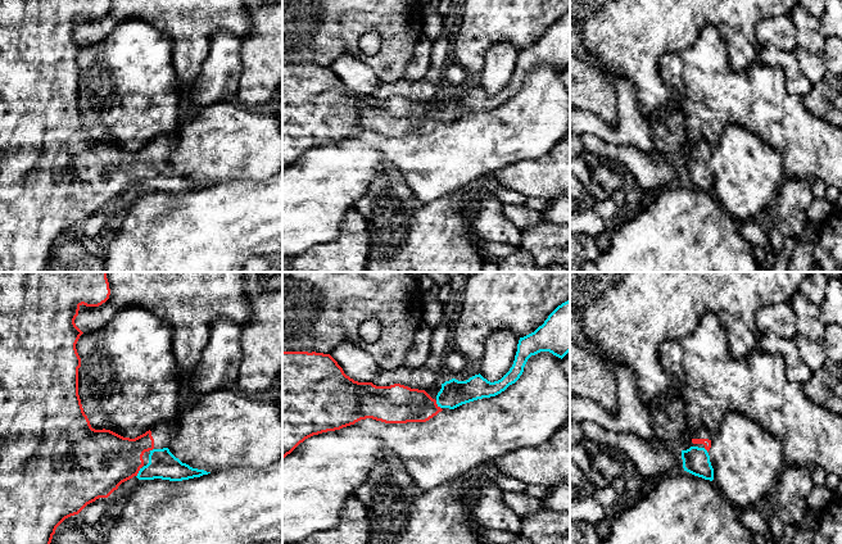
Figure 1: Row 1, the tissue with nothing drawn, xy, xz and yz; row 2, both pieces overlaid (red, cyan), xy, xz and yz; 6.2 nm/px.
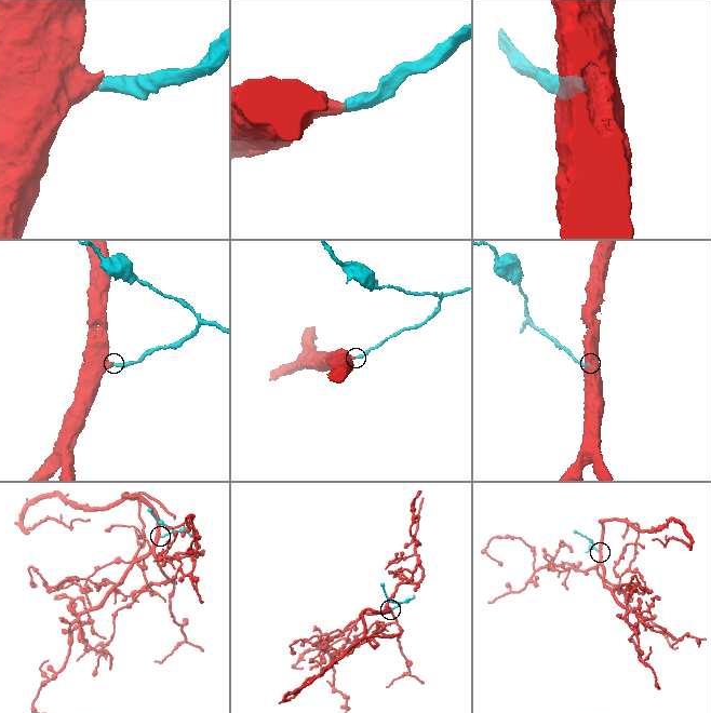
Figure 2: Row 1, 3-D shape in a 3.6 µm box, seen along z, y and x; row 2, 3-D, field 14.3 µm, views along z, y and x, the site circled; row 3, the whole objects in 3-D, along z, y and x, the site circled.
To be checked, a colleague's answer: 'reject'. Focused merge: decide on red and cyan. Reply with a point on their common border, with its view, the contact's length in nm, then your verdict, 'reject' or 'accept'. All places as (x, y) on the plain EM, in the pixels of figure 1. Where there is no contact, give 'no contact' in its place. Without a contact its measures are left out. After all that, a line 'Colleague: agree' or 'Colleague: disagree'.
contact xz (437, 117); length 70 nm; accept
Colleague: disagree

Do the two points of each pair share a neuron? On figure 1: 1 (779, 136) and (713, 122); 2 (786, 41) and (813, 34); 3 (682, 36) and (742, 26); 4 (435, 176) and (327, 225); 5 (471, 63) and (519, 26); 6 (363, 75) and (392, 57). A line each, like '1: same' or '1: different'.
1: same
2: different
3: same
4: same
5: same
6: different

